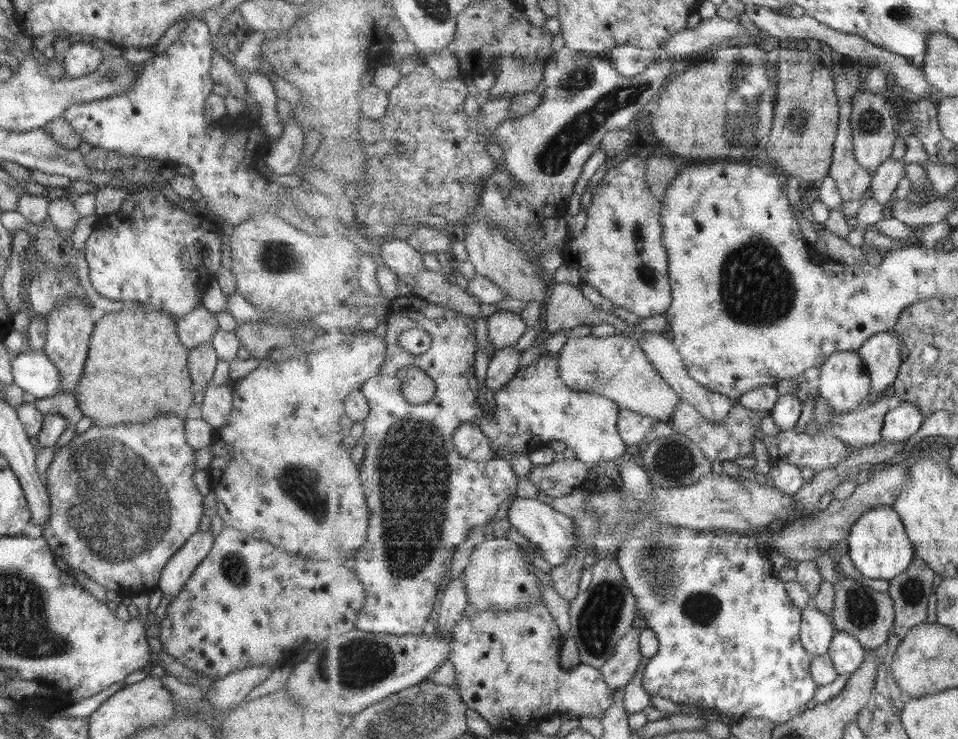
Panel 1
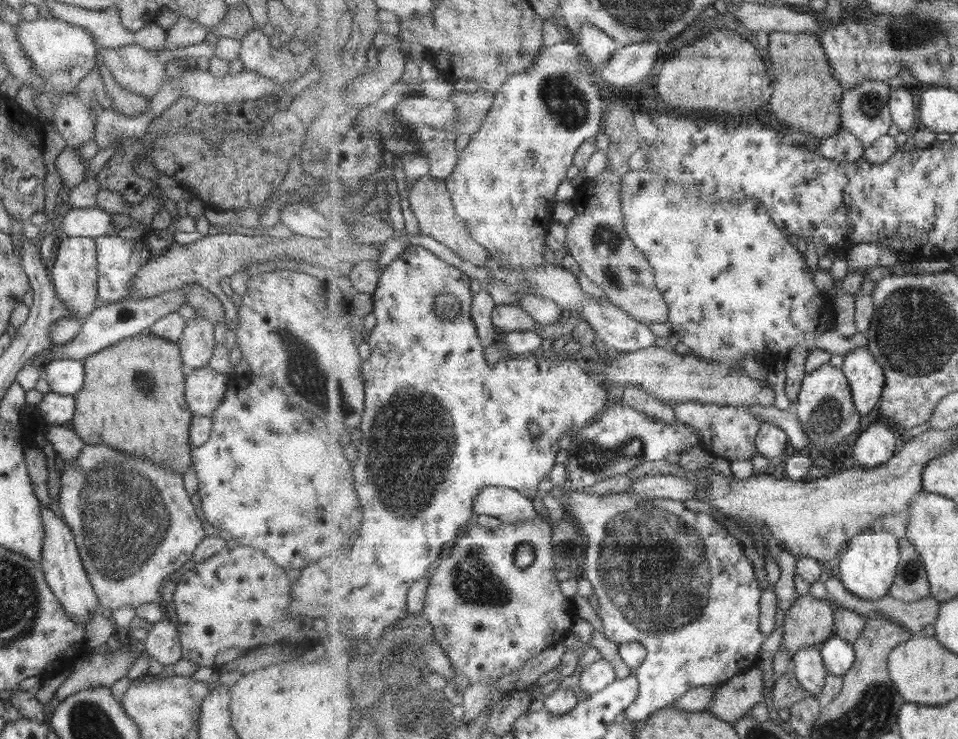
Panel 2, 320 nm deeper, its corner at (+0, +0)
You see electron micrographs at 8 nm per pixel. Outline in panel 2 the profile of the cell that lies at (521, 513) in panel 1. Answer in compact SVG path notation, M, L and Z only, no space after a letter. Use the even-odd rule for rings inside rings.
M487 486L481 494L474 511L477 516L487 514L499 518L503 523L519 524L537 517L547 517L546 512L537 513L533 499L514 489Z

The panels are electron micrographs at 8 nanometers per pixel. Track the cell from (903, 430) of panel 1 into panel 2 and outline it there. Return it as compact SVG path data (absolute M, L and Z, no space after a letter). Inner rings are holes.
M880 420L868 426L859 434L853 446L852 458L859 463L858 468L873 469L885 465L894 458L897 438L887 420Z

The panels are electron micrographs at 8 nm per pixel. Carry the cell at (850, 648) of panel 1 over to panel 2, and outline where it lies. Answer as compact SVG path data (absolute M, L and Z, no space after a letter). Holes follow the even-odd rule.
M837 636L822 643L822 655L829 673L844 676L856 661L854 643Z

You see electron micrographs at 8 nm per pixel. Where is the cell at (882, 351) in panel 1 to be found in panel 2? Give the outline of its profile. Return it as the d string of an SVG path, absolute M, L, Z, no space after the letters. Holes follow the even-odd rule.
M867 345L857 347L844 357L843 372L850 379L854 403L865 416L882 400L886 385L886 371Z

